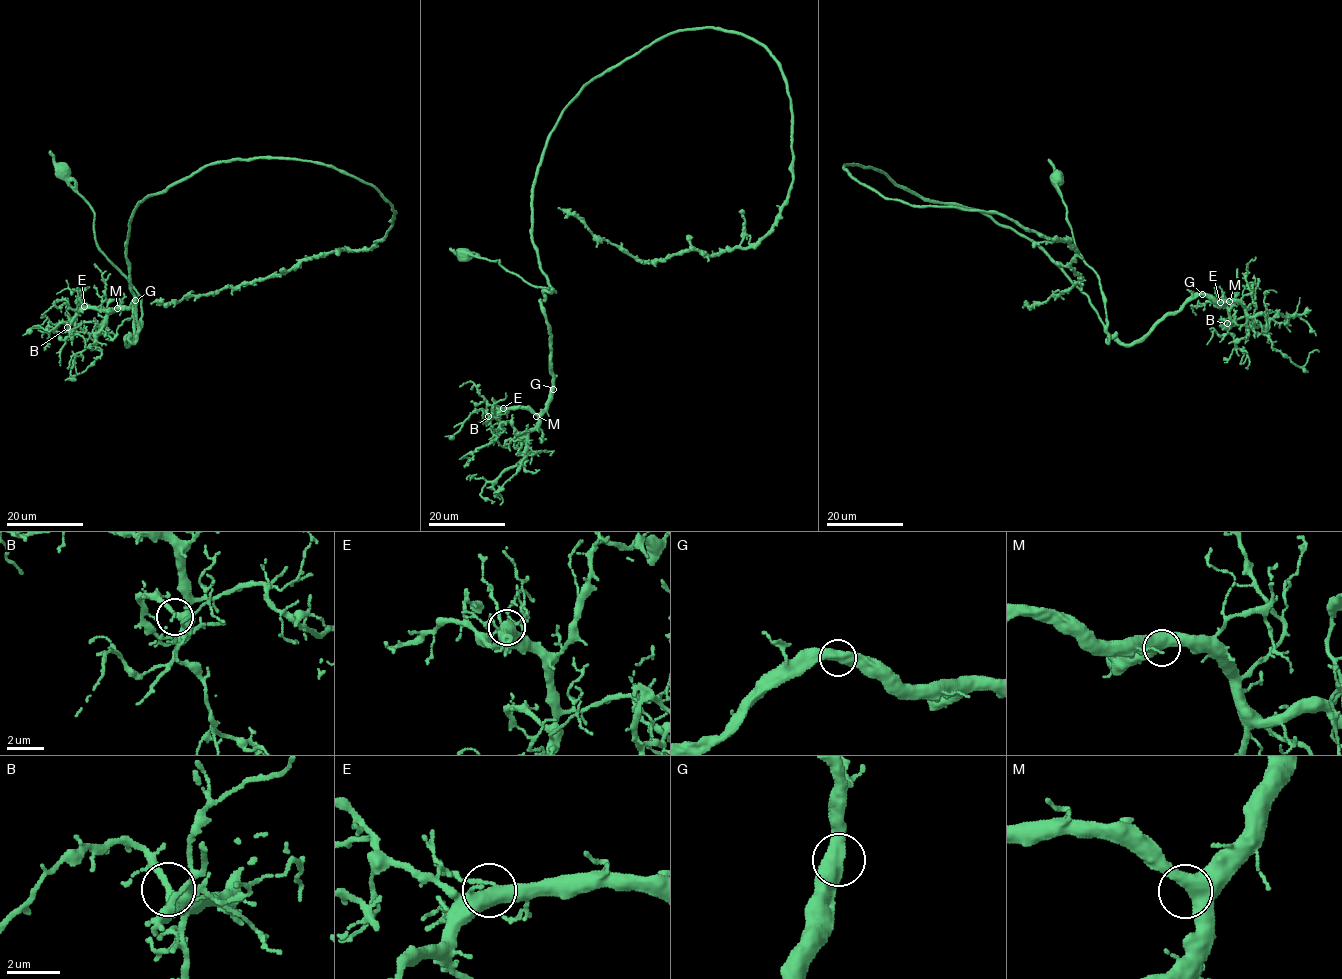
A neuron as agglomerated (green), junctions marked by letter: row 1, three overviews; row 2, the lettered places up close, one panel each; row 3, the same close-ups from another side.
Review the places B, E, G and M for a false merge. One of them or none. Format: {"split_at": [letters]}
{"split_at": []}

